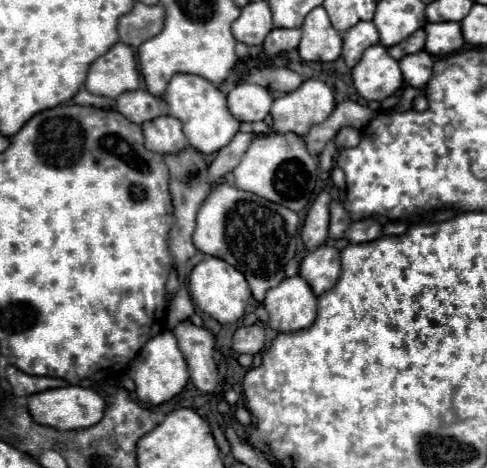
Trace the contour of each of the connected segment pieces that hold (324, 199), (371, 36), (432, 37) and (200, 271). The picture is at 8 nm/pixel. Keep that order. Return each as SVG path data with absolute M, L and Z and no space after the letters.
M321 192L313 206L307 212L305 224L301 228L301 240L305 244L305 248L311 252L319 246L323 246L327 242L327 228L329 228L329 202L331 196L327 192Z
M363 22L363 24L355 24L355 28L347 30L343 34L343 58L345 58L345 64L349 68L353 68L363 52L373 46L373 44L379 44L379 32L375 28L373 22Z
M429 22L425 26L425 32L427 32L425 50L437 58L449 56L449 54L461 50L465 44L463 36L461 36L461 24L459 22L455 22L455 24L433 24L433 22Z
M207 256L193 268L193 272L189 276L189 292L191 292L191 298L195 300L197 308L201 312L213 316L221 324L233 324L233 322L241 320L245 314L245 306L251 298L251 288L247 284L245 276L239 270L235 270L231 264L227 264L225 260L219 260L215 256Z

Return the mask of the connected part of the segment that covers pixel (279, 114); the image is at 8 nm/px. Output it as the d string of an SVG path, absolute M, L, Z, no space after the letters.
M307 80L295 92L275 98L271 106L273 130L305 136L311 126L325 122L335 108L331 88L321 80Z

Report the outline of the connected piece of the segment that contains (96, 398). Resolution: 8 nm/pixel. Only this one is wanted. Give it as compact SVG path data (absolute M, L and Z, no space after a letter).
M81 385L63 386L63 388L53 388L47 392L37 392L35 396L29 396L29 412L35 422L57 428L57 430L81 430L81 428L91 428L95 426L105 412L105 400L93 388Z

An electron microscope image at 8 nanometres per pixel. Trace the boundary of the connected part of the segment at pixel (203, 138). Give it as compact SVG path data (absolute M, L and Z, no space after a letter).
M175 74L171 82L167 84L165 94L161 96L163 102L169 108L169 114L183 122L183 132L189 140L189 144L203 154L213 154L219 148L227 146L231 138L239 130L239 122L227 112L227 100L217 86L213 86L209 80L193 74Z

